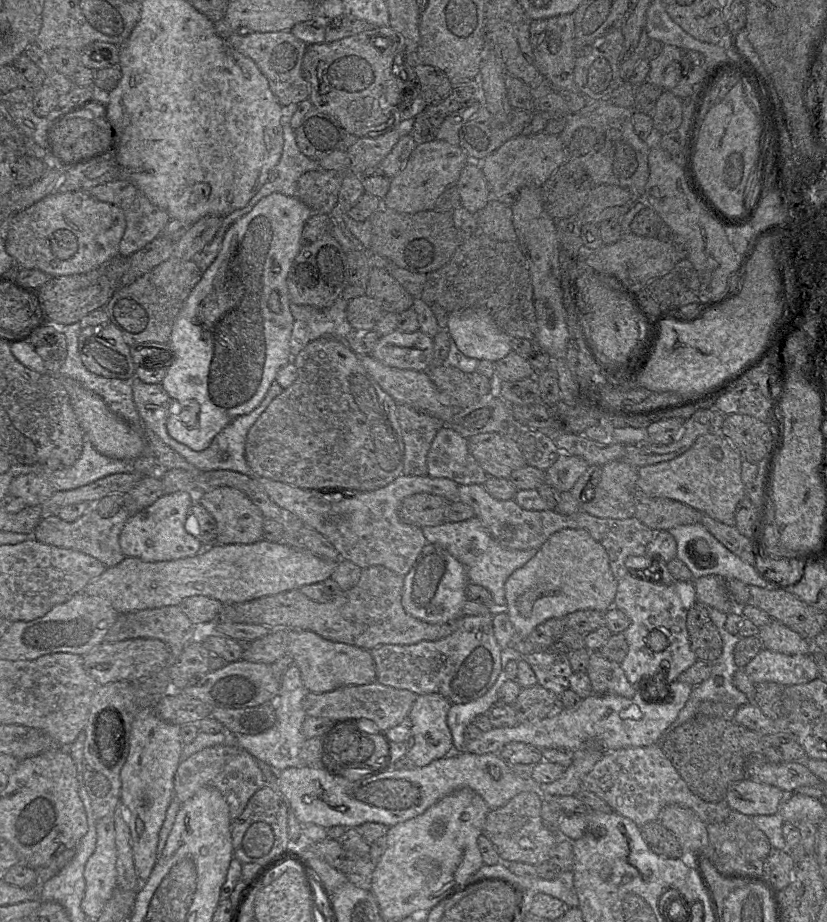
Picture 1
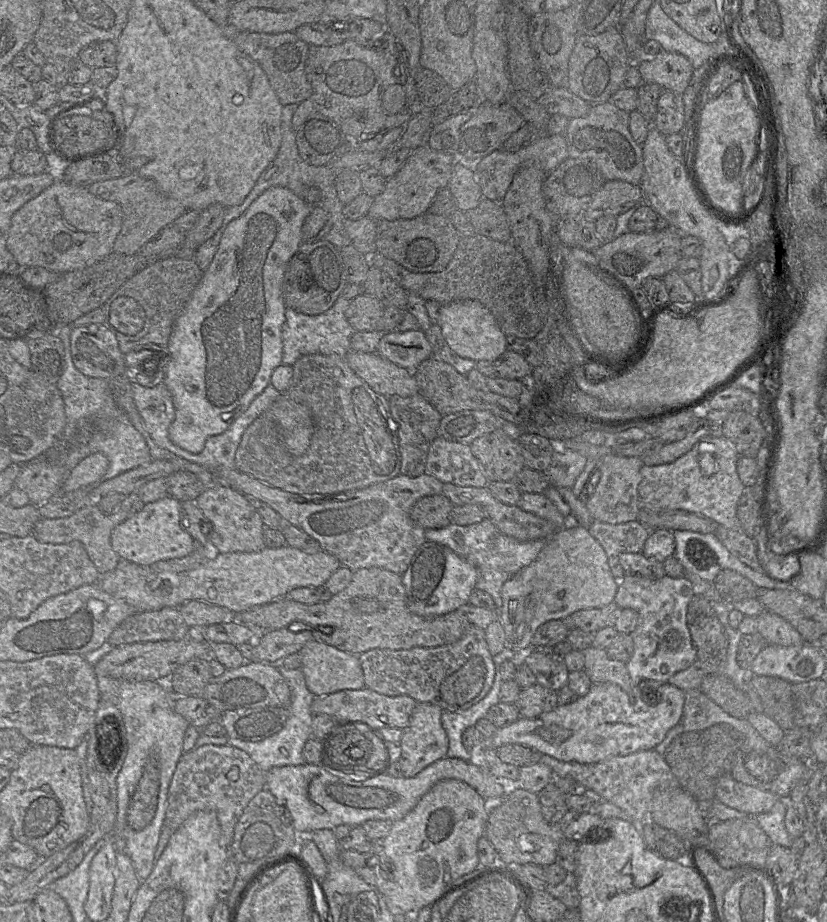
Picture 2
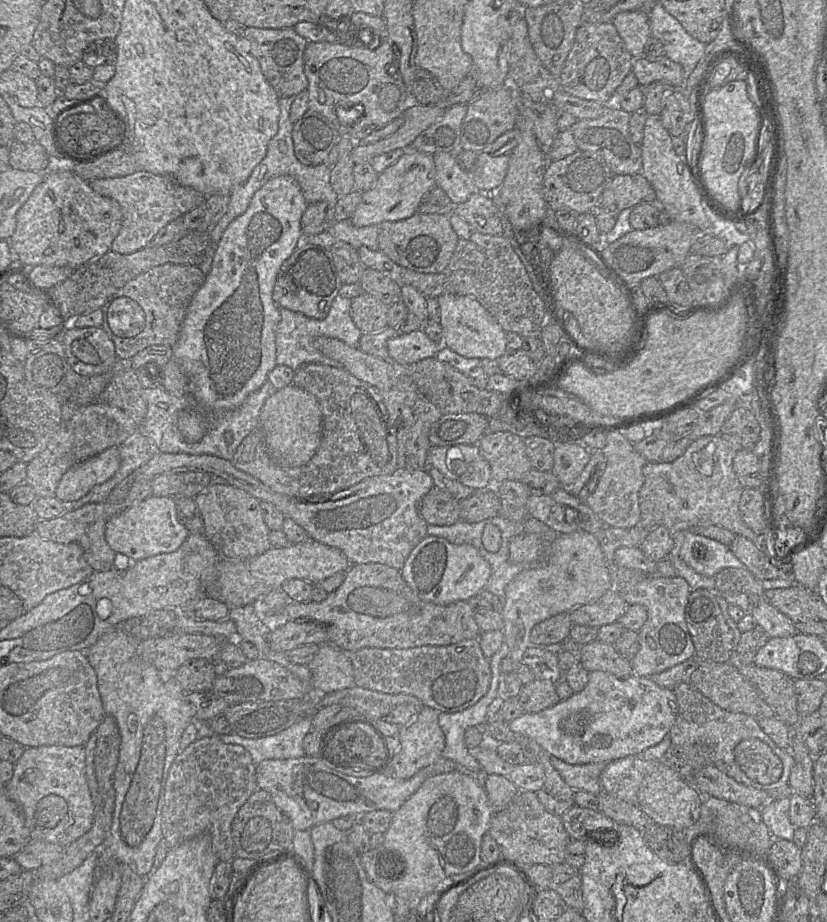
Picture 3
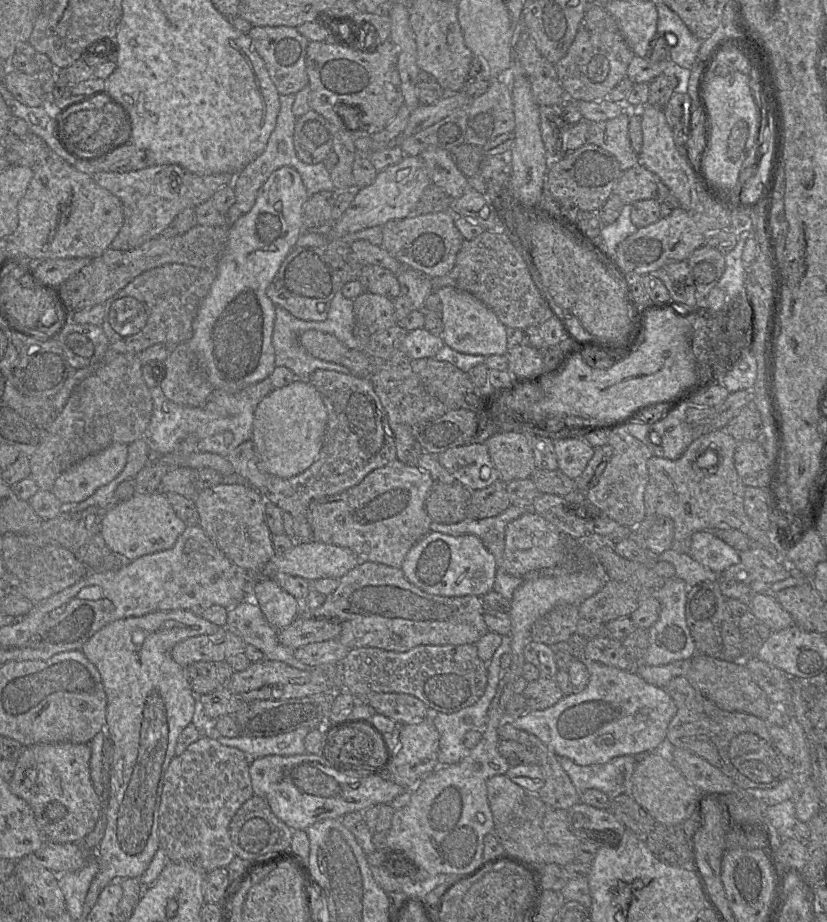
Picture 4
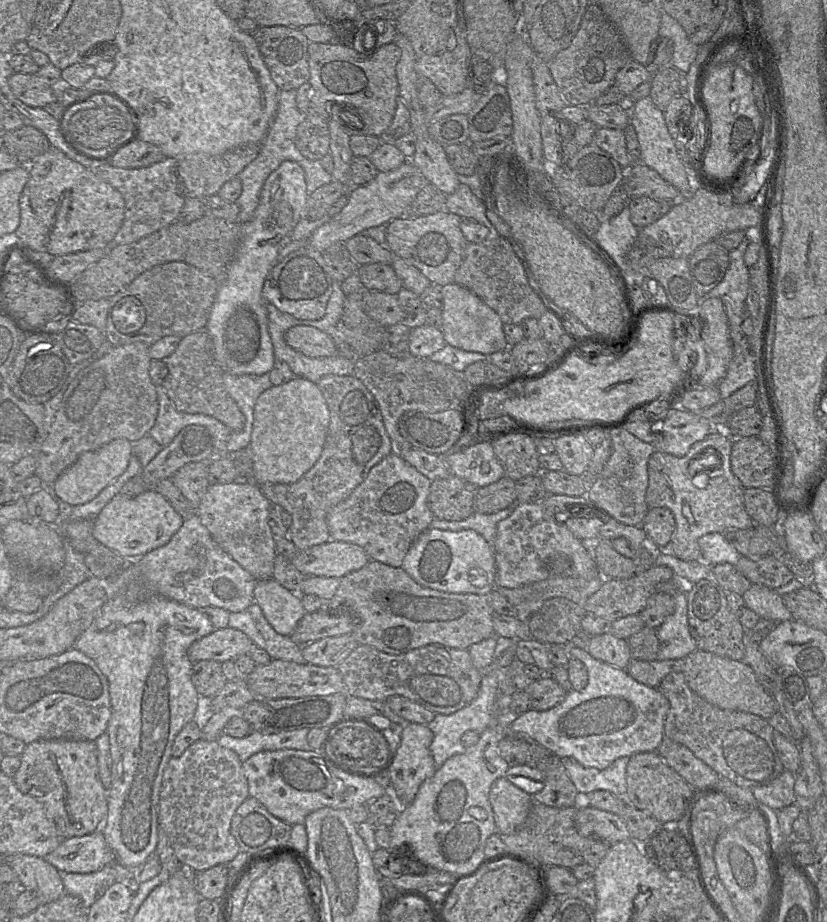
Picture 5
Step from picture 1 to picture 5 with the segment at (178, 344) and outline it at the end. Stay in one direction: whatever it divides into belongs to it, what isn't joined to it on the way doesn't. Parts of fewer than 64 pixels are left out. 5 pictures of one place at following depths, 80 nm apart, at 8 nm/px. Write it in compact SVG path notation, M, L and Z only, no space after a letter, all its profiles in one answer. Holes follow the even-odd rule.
M284 161L264 183L253 217L242 224L240 244L220 282L206 325L214 344L215 359L226 373L262 375L275 366L262 289L266 277L281 258L281 249L291 232L305 217L308 197L303 168L294 161Z

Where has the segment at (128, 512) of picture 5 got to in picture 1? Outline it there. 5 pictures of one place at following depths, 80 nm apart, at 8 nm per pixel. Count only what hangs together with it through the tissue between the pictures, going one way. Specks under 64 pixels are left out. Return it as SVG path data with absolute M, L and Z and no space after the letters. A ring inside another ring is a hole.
M175 492L163 494L152 505L139 510L127 521L120 533L119 545L123 554L152 563L196 556L203 550L202 544L184 528L195 502L195 493Z

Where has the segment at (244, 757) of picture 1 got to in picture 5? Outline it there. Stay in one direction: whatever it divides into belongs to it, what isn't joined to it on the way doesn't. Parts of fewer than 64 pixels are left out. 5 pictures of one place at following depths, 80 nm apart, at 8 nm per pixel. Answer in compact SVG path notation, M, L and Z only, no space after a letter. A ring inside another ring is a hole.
M199 739L190 745L180 757L171 757L163 774L162 785L160 790L160 800L158 807L158 826L166 833L176 857L184 868L195 872L202 872L218 864L227 864L241 851L240 847L231 834L231 820L237 808L249 797L248 782L242 770L242 762L239 756L228 748L219 745L217 740L207 741Z

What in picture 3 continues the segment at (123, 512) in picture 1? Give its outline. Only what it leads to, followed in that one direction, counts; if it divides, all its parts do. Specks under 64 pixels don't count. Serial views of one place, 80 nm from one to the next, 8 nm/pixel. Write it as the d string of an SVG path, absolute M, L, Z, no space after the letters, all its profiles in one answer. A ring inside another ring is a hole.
M150 480L135 481L126 498L120 503L112 504L107 501L90 503L75 511L66 512L57 518L39 520L36 525L35 534L45 540L56 543L69 544L75 542L81 546L84 558L94 572L112 570L116 553L105 539L106 523L112 516L150 497L152 495L151 482Z

